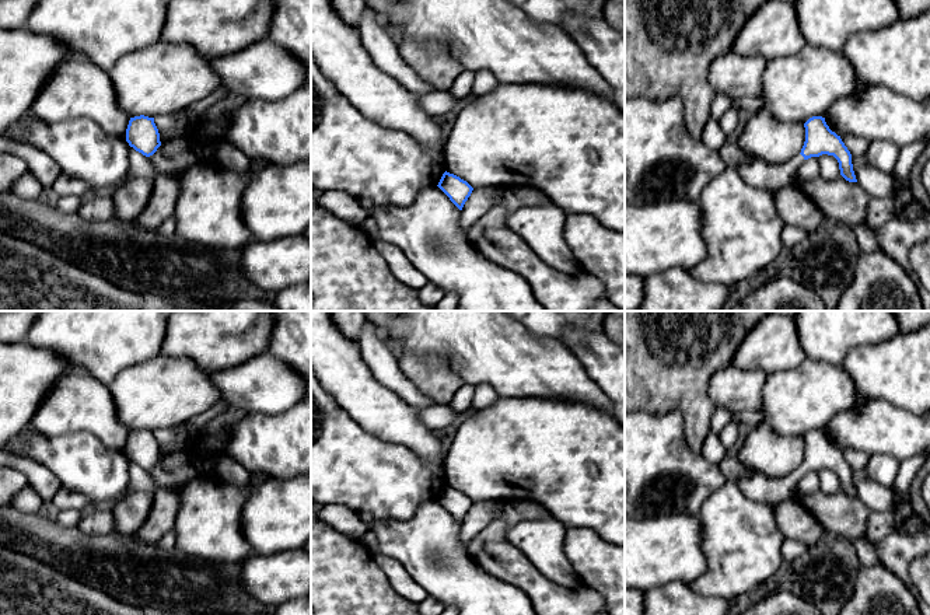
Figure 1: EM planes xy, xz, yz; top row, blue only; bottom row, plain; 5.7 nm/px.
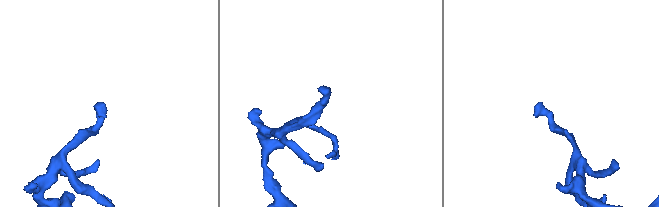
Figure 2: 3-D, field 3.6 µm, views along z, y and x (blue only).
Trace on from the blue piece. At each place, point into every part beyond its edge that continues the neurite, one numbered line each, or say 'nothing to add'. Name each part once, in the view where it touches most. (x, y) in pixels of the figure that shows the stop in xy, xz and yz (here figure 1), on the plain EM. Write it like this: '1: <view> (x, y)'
1: yz (771, 491)

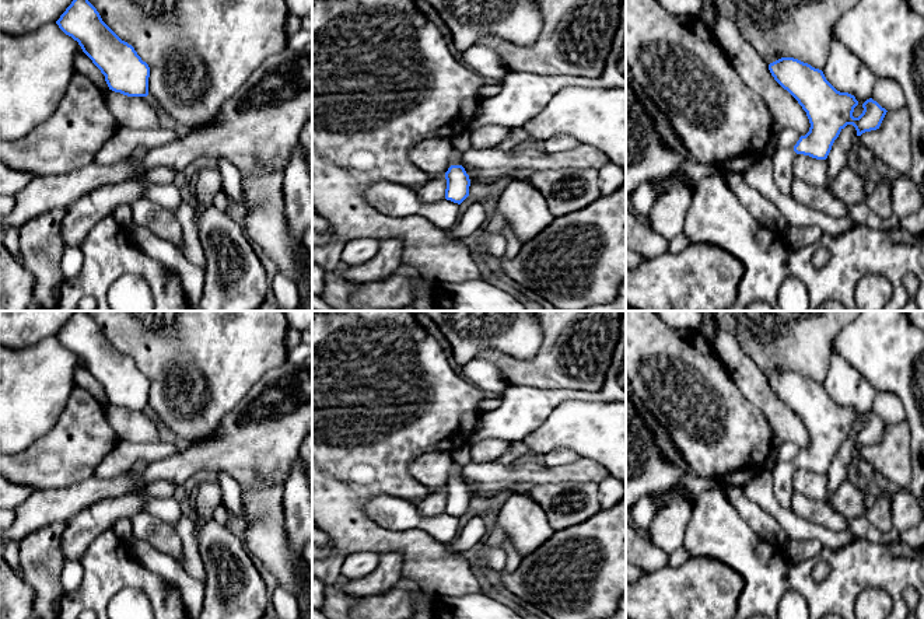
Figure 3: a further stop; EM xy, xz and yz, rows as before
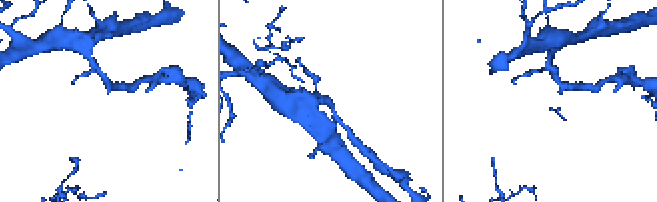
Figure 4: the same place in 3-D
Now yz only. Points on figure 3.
1: yz (783, 472)

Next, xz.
1: xz (458, 469)

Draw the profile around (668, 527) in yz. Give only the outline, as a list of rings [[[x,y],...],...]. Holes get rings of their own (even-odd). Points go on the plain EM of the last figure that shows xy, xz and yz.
[[[673,487],[650,497],[658,503],[658,513],[651,521],[647,538],[669,555],[683,546],[693,503],[680,497]]]

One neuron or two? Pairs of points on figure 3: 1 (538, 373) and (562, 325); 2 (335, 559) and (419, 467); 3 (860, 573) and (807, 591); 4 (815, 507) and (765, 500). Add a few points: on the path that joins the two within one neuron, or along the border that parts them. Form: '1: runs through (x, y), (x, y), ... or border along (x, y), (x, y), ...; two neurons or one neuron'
1: runs through (549, 362), (552, 359), (552, 343), (556, 336); one neuron
2: border along (434, 451), (409, 465), (409, 474), (429, 488); two neurons
3: runs through (847, 580), (836, 591), (819, 591); one neuron
4: border along (790, 509), (798, 516), (821, 524); two neurons

